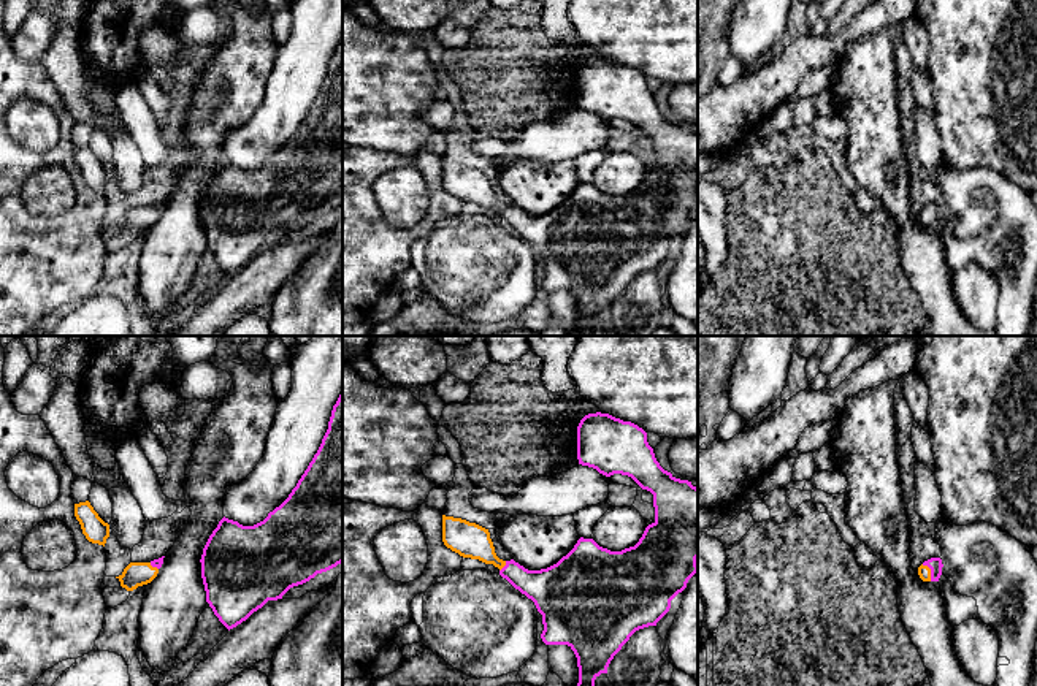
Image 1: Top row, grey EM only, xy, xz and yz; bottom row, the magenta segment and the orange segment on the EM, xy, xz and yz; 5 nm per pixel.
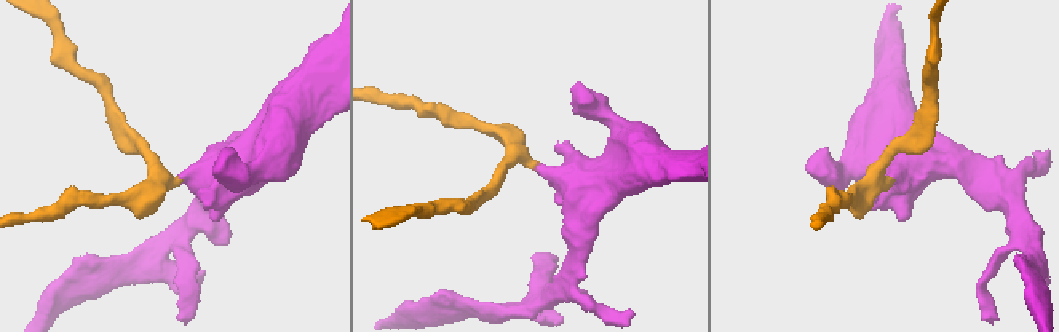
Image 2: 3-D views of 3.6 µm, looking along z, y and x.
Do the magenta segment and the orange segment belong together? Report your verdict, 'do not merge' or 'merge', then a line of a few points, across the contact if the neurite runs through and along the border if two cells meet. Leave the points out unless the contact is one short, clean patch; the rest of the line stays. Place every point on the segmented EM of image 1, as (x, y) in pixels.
merge; line yz (934, 564), (931, 571), (923, 571)

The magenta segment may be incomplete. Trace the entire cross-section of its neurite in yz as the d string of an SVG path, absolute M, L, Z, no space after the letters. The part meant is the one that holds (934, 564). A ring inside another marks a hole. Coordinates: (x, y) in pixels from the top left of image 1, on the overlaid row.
M931 558L918 567L918 575L923 581L939 581L942 567L943 564L940 558Z

